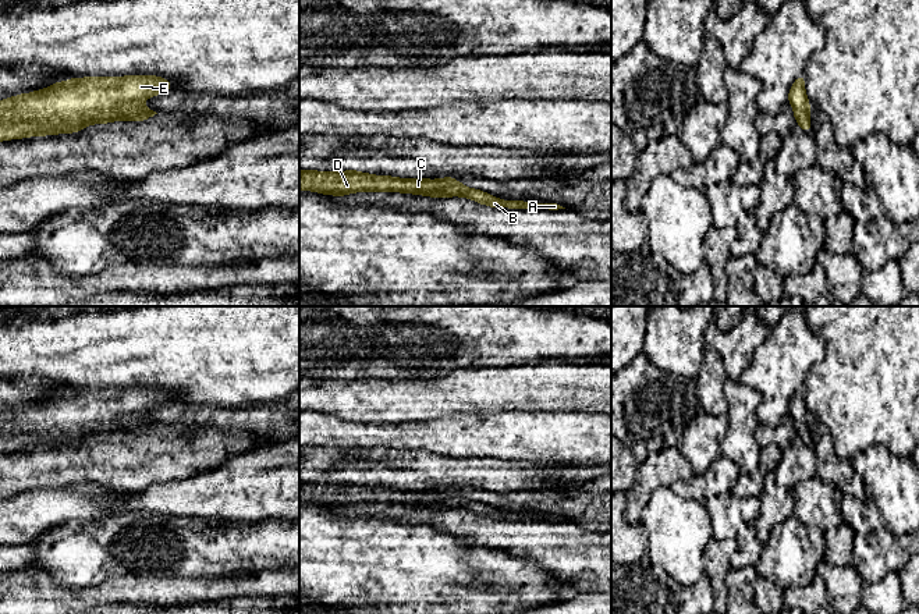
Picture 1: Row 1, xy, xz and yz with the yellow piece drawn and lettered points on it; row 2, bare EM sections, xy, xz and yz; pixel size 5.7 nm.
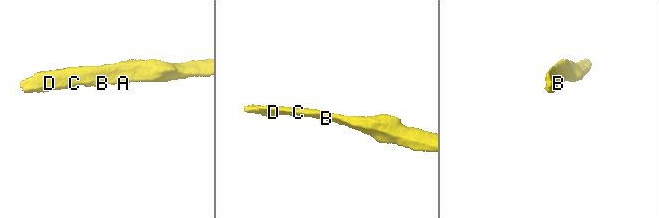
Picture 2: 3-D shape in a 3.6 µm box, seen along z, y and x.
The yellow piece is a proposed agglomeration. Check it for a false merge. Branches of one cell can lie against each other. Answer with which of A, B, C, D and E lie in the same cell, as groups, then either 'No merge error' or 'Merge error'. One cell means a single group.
Groups: A B C D E. No merge error

